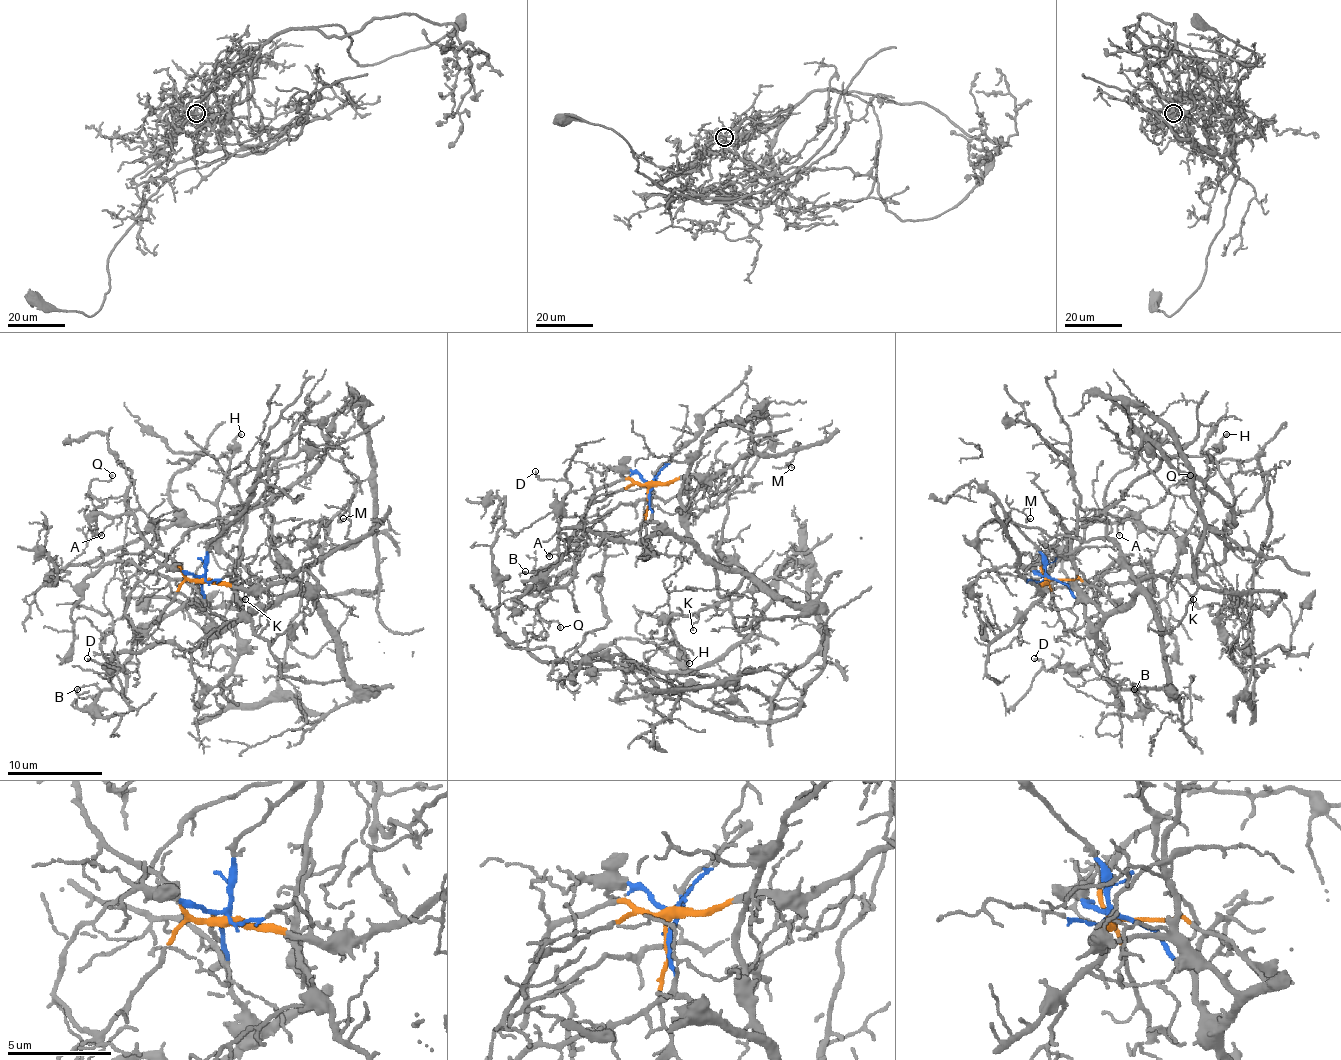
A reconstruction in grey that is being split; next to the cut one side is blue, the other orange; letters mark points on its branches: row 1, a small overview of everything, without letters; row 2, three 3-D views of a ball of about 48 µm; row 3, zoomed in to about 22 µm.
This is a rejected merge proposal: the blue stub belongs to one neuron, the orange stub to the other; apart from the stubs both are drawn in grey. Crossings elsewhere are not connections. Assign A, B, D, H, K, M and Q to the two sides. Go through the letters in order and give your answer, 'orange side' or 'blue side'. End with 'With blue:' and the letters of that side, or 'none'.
A: orange side
B: blue side
D: blue side
H: blue side
K: blue side
M: orange side
Q: orange side
With blue: B, D, H, K

